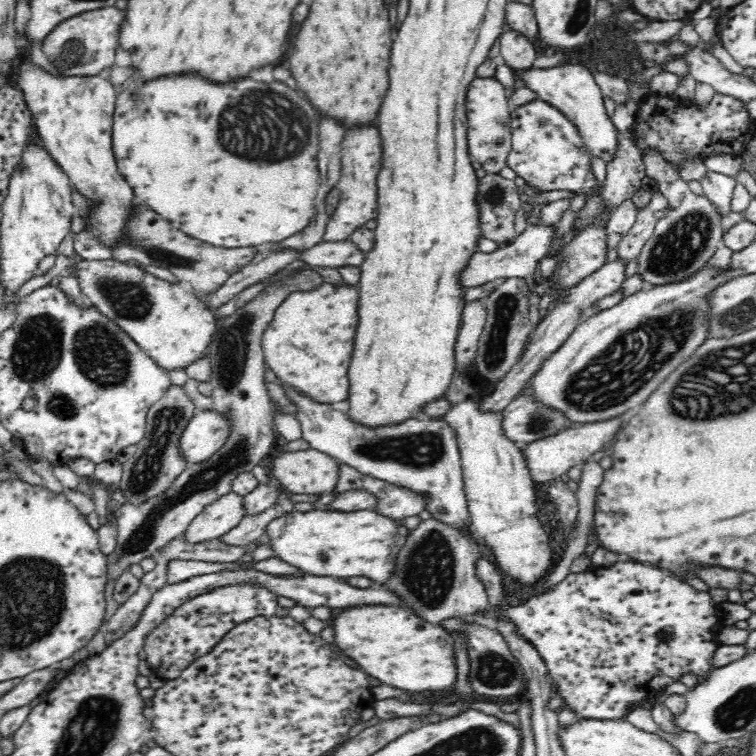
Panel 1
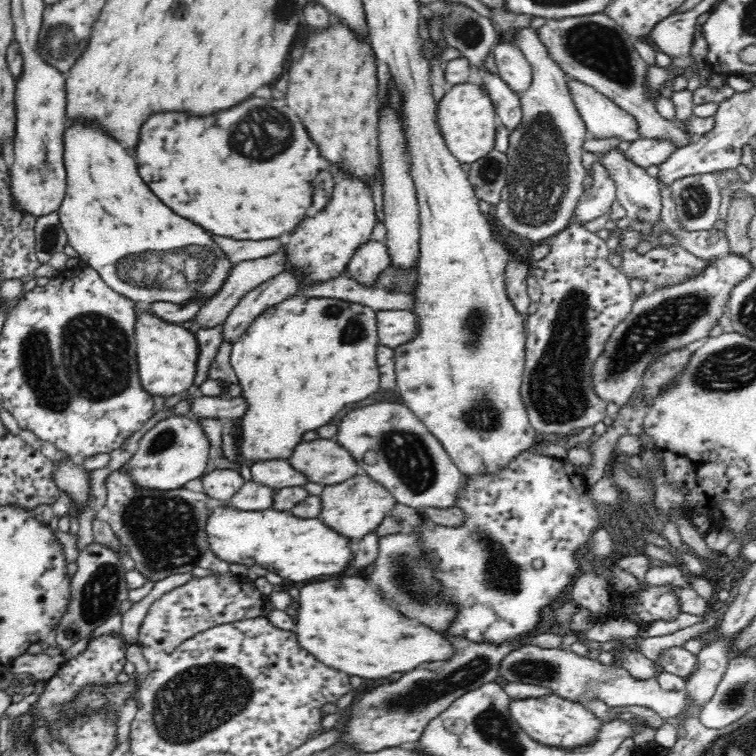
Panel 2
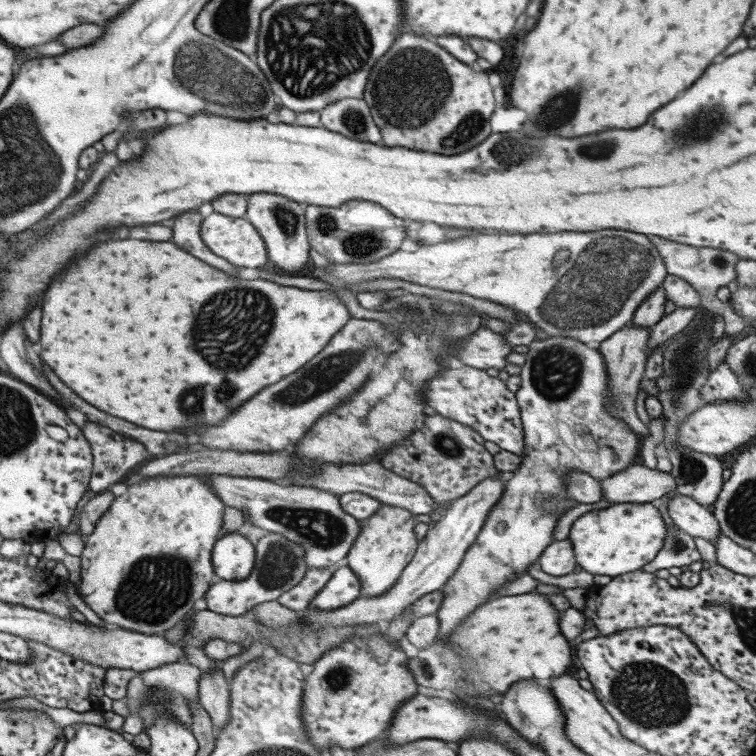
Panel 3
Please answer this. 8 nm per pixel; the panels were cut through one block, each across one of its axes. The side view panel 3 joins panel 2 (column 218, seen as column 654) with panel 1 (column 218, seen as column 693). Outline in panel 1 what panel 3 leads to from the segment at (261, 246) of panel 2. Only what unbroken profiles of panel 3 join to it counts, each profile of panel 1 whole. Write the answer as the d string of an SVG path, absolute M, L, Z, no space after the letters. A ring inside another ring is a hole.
M142 204L134 206L134 212L126 219L125 231L111 246L111 255L120 262L135 260L143 266L164 268L176 275L182 282L190 282L195 293L204 299L206 294L214 294L232 274L244 268L254 256L255 247L224 248L190 238L182 232L170 228L152 210Z

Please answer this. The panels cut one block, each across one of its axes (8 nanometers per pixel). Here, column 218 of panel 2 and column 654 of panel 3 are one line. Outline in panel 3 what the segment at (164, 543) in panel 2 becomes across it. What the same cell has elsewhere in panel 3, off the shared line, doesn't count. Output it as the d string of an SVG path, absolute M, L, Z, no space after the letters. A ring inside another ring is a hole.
M666 526L667 534L663 539L662 549L654 556L651 562L643 565L641 570L654 573L661 568L673 568L673 566L687 566L700 560L692 536L679 530L677 527Z

